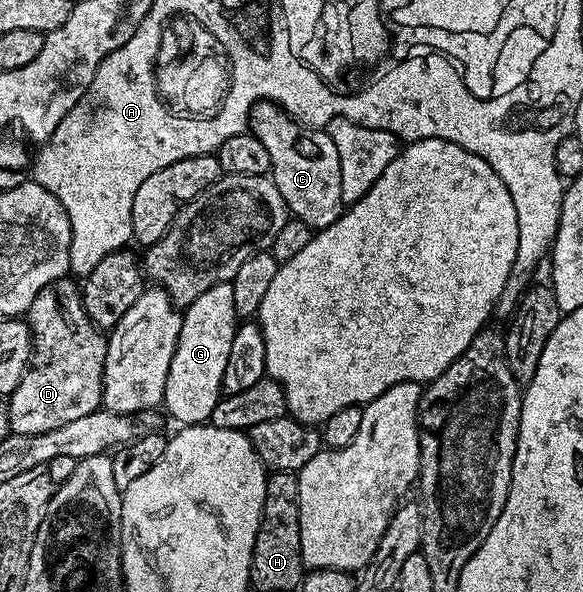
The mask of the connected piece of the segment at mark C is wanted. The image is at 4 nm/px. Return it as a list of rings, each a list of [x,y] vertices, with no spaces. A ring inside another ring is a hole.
[[[261,100],[251,109],[249,130],[257,136],[257,140],[261,140],[261,144],[265,144],[265,149],[269,152],[271,161],[269,177],[275,183],[277,192],[281,192],[290,217],[303,222],[315,232],[324,230],[329,224],[336,222],[345,209],[341,198],[341,162],[338,160],[337,147],[326,129],[304,129],[294,118],[287,115],[282,107]]]

